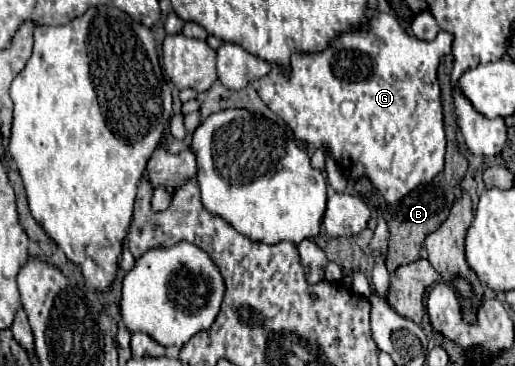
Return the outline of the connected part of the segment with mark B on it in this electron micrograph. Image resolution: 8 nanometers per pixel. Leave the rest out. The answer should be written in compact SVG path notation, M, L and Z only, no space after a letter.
M446 55L438 67L438 83L440 83L440 91L442 91L442 107L444 107L444 131L446 131L446 165L444 171L434 177L432 183L422 185L418 189L414 189L412 193L408 193L402 201L398 201L396 205L388 205L382 213L384 219L388 223L388 251L386 251L386 269L392 273L396 271L396 267L404 265L404 263L412 263L420 257L420 249L422 243L426 239L426 235L430 235L432 231L436 231L436 227L440 227L440 223L448 217L448 211L456 199L454 193L454 185L460 183L464 171L466 171L466 159L460 155L458 145L456 145L456 117L454 117L454 103L452 103L452 83L450 83L450 71L452 71L452 57Z

